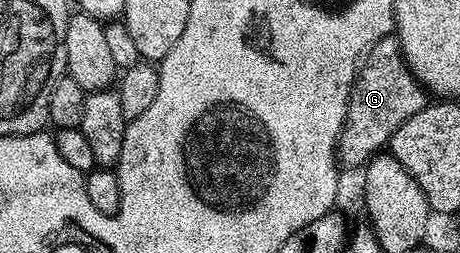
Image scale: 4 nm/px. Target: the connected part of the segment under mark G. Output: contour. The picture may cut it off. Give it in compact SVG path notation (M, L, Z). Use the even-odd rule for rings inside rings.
M394 36L379 38L371 44L361 59L354 83L350 86L350 99L346 105L346 119L338 137L337 157L346 166L361 167L376 151L389 143L390 137L408 120L428 105L428 95L406 66L398 39Z

